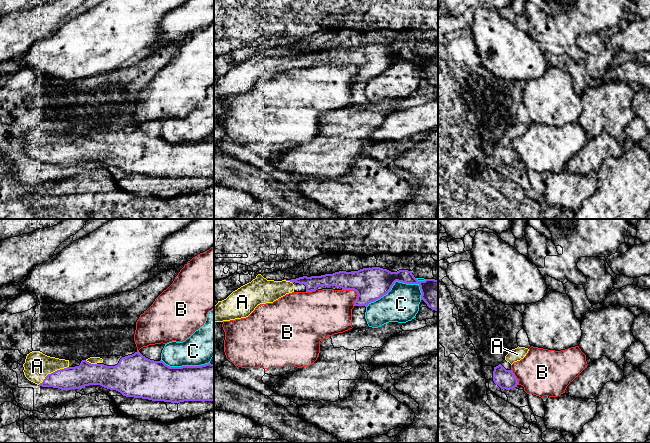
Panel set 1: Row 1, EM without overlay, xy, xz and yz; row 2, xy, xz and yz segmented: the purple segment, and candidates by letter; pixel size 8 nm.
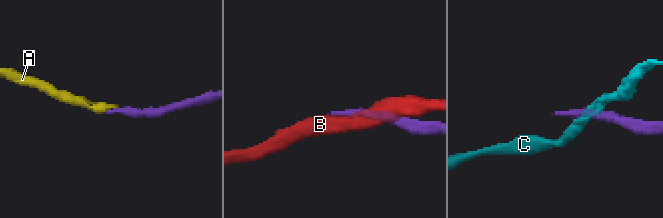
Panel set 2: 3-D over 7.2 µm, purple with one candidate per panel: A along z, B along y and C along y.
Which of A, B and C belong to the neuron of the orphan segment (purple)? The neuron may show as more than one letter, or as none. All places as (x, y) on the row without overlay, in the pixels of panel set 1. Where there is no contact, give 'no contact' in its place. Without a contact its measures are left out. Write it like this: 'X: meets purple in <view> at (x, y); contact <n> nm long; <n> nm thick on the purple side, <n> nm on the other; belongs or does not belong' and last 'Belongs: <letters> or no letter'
A: meets purple in xy at (53, 148); contact 280 nm long; 180 nm thick on the purple side, 220 nm on the other; belongs
B: meets purple in xz at (356, 67); contact 170 nm long; 260 nm thick on the purple side, 320 nm on the other; does not belong
C: meets purple in xz at (392, 61); contact 480 nm long; 260 nm thick on the purple side, 280 nm on the other; does not belong
Belongs: A

